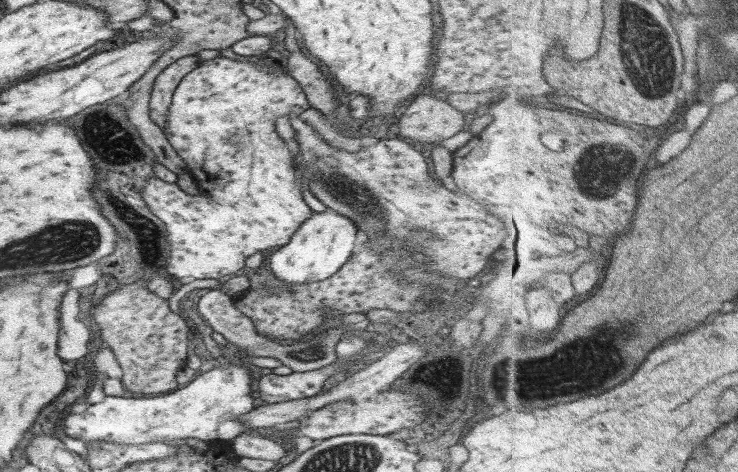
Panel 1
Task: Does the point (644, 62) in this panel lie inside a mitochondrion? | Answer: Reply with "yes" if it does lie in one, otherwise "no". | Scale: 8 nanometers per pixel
yes

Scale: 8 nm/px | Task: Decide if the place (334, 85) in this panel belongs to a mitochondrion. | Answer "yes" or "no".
no

